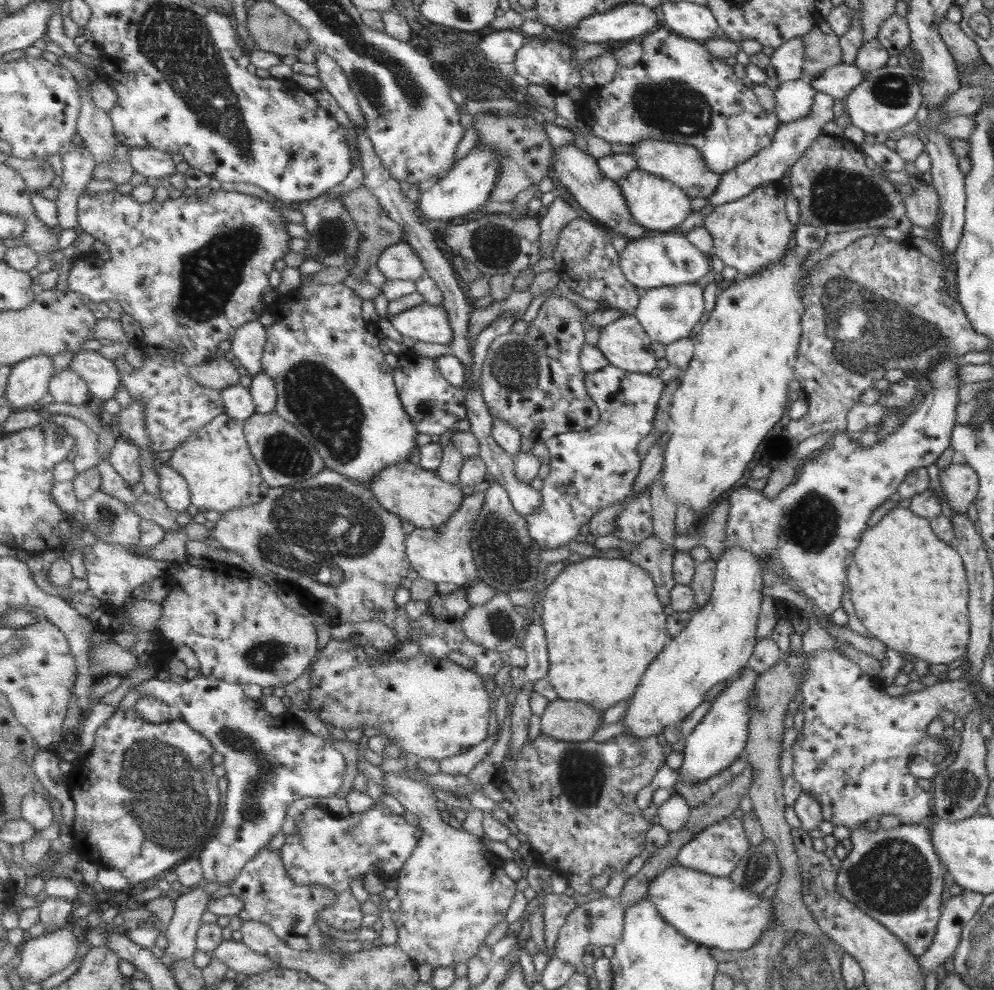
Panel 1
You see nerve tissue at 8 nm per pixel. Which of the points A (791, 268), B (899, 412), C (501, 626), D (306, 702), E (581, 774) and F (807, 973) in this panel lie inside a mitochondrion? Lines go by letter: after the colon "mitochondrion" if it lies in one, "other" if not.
A: other
B: other
C: mitochondrion
D: other
E: mitochondrion
F: mitochondrion

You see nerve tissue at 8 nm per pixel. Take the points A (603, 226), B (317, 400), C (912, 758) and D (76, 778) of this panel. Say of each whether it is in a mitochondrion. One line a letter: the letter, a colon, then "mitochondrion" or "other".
A: other
B: mitochondrion
C: other
D: other

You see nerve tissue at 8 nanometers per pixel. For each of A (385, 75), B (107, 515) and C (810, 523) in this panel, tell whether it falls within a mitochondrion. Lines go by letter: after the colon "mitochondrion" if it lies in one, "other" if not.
A: mitochondrion
B: mitochondrion
C: mitochondrion

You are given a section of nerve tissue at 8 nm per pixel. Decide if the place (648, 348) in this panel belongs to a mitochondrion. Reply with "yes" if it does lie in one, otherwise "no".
no

